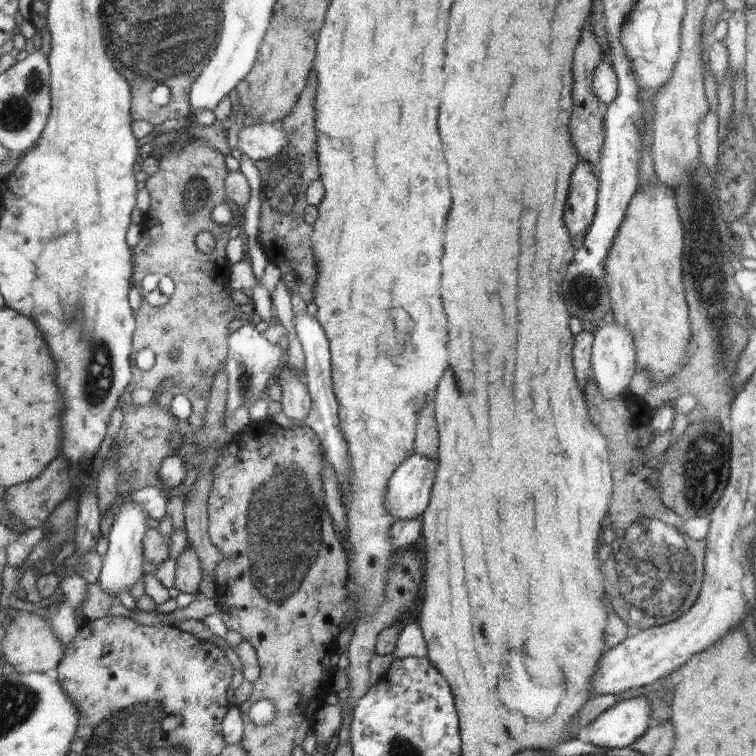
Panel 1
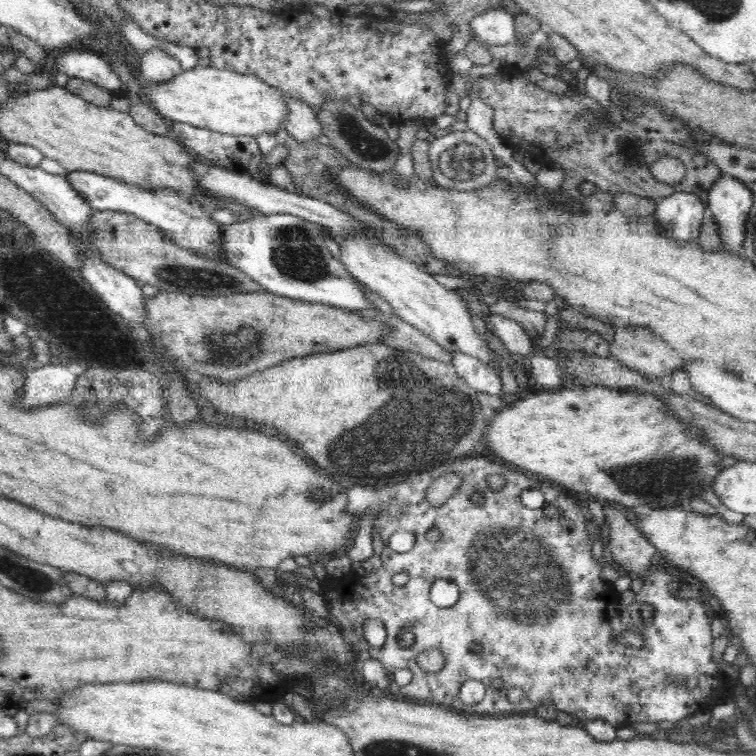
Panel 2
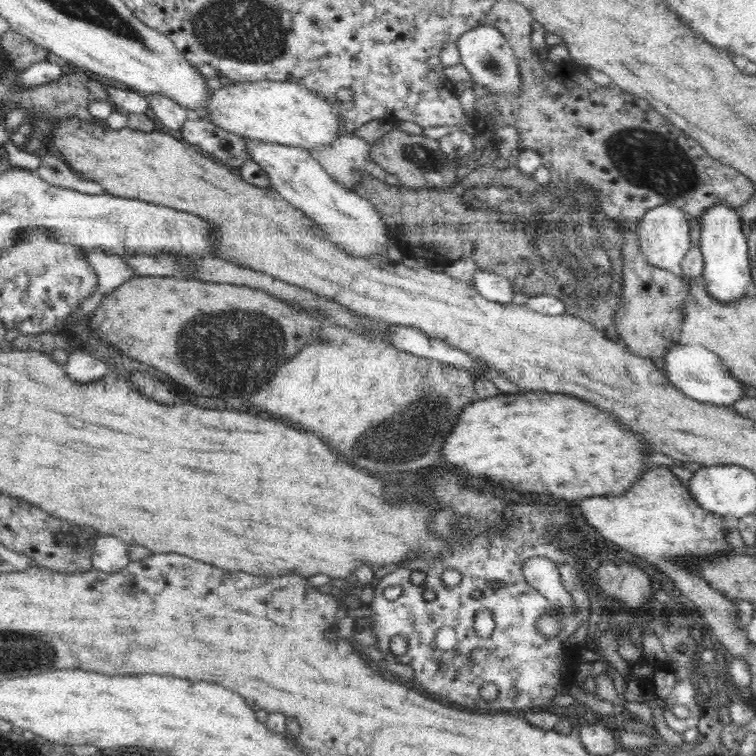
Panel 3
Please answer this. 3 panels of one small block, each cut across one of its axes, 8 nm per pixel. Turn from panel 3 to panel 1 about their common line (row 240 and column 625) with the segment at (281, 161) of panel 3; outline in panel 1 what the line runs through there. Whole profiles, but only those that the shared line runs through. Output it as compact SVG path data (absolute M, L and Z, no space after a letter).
M600 324L591 346L591 367L593 378L597 389L605 401L611 401L626 390L632 380L632 376L637 371L636 366L636 349L633 343L632 335L620 325Z

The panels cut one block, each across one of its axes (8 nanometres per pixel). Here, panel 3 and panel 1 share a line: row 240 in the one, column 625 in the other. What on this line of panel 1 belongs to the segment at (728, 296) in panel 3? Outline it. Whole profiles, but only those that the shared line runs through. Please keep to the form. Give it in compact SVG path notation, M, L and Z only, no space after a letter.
M644 695L618 701L588 724L588 740L604 748L630 747L650 728L650 717L651 706Z

